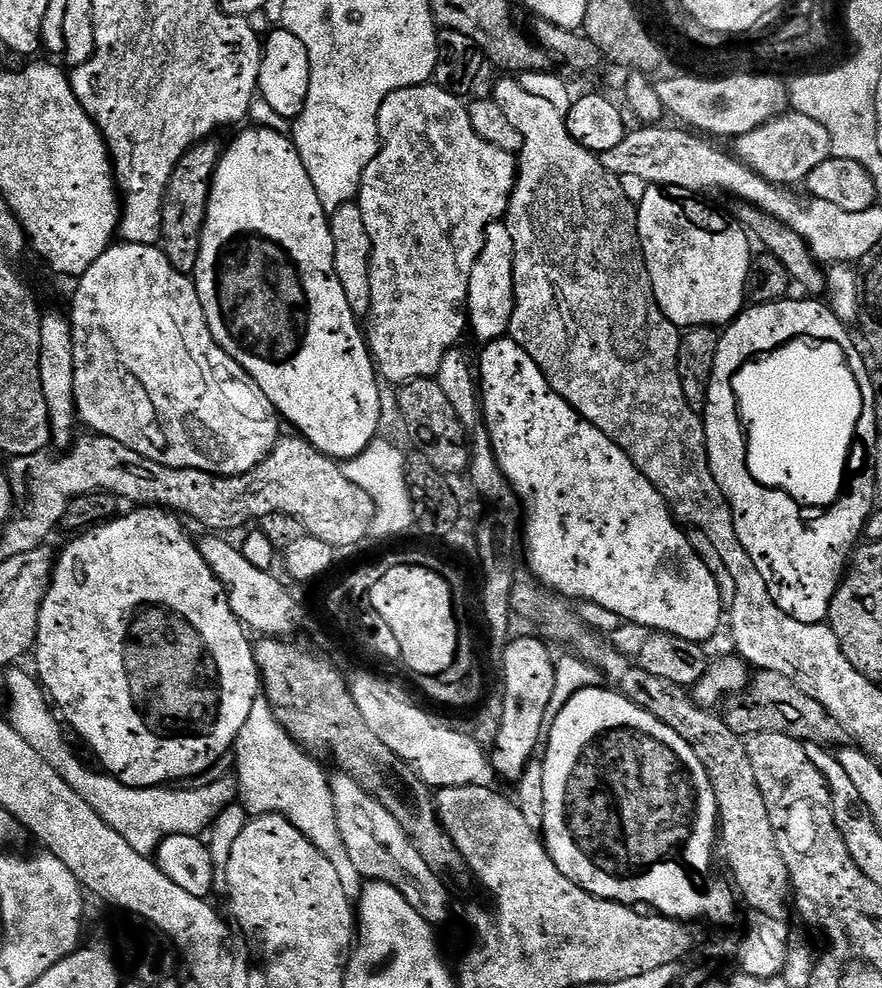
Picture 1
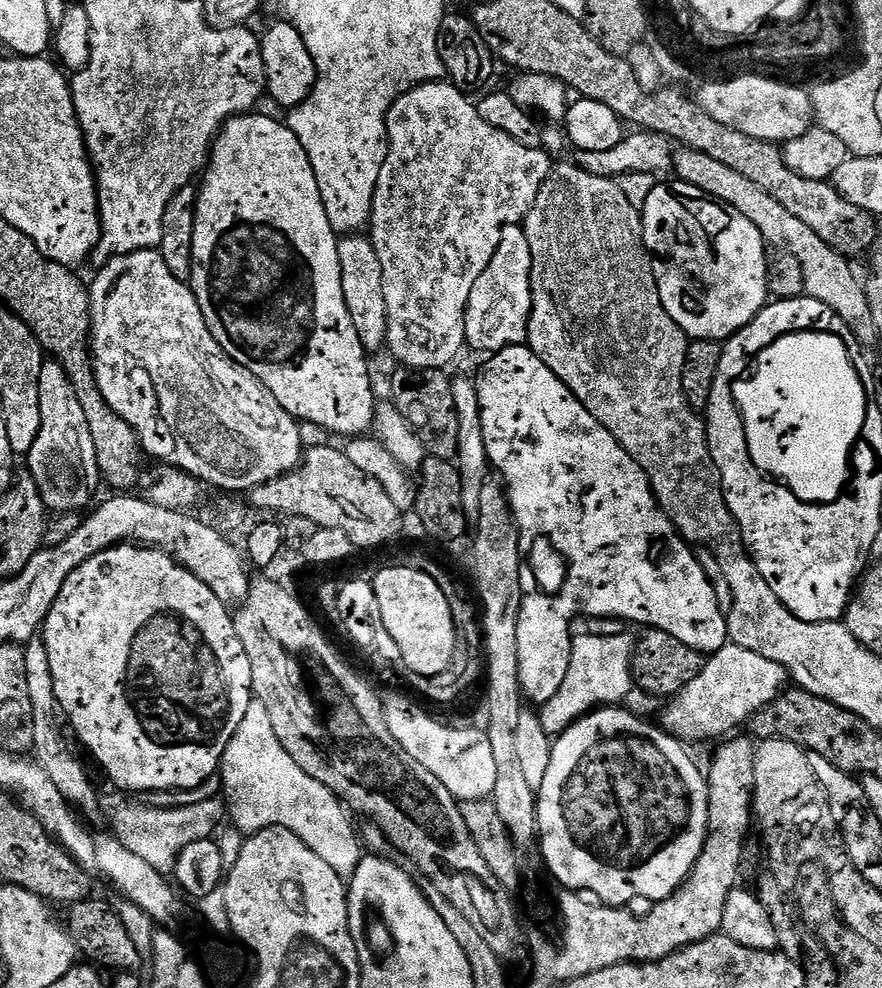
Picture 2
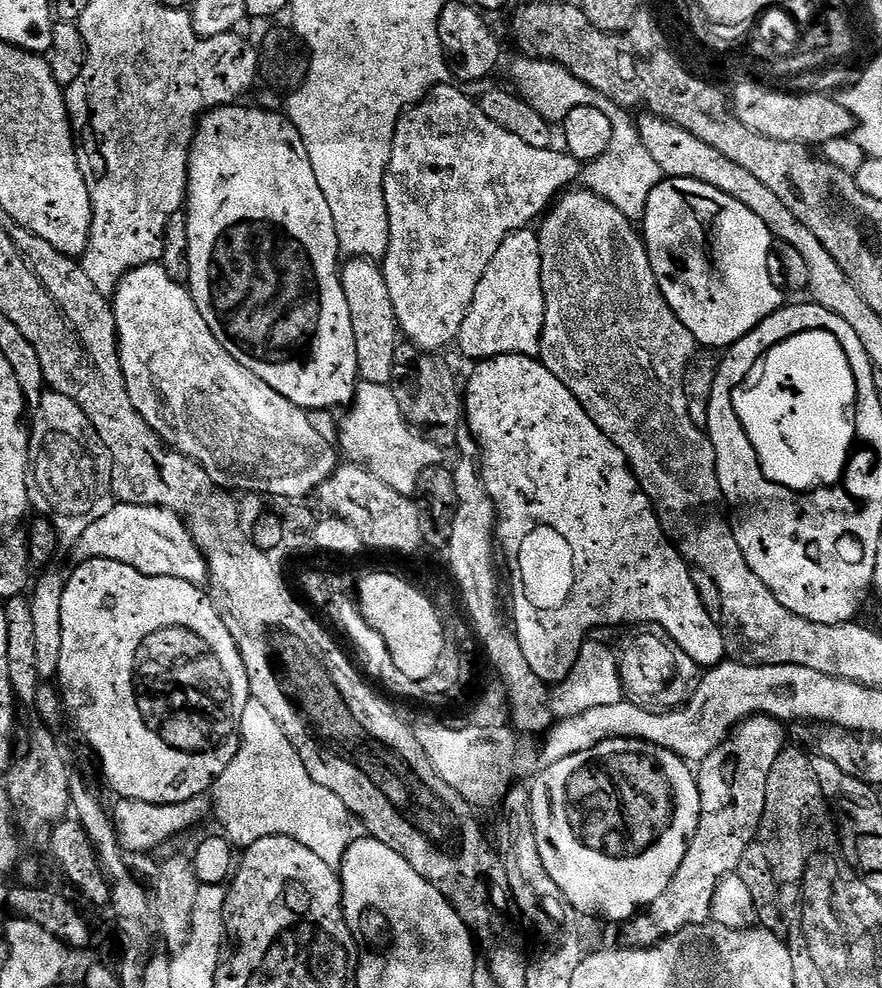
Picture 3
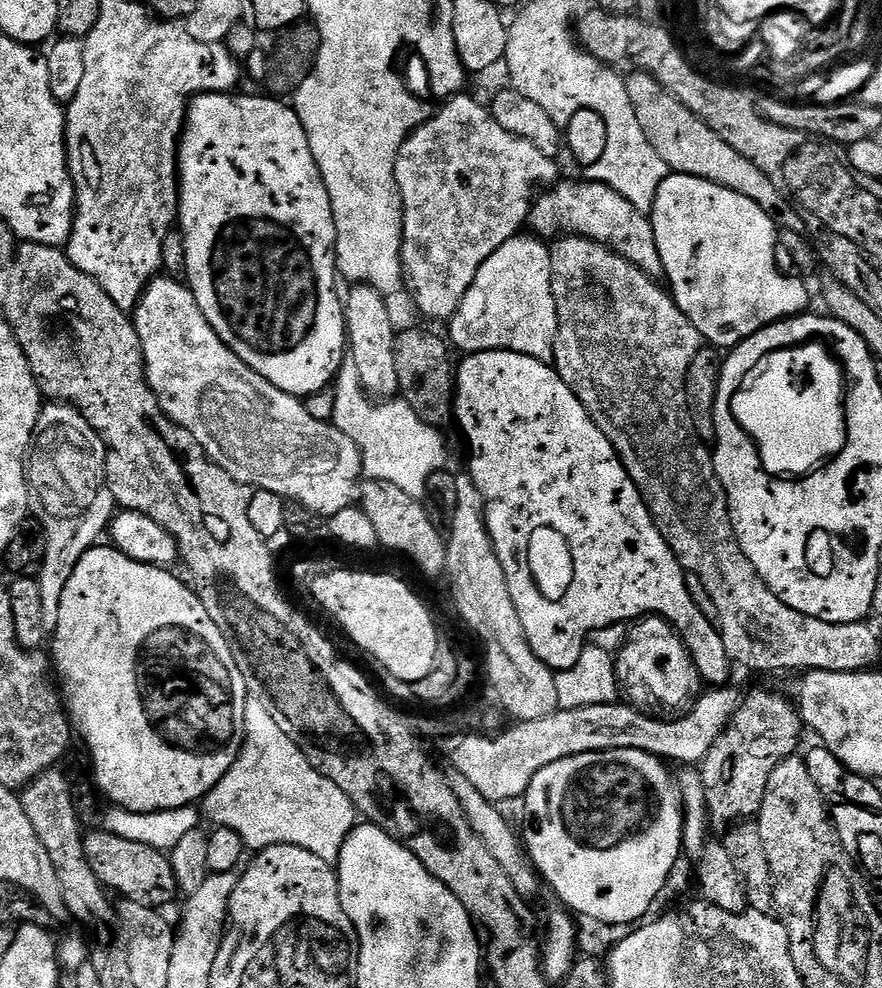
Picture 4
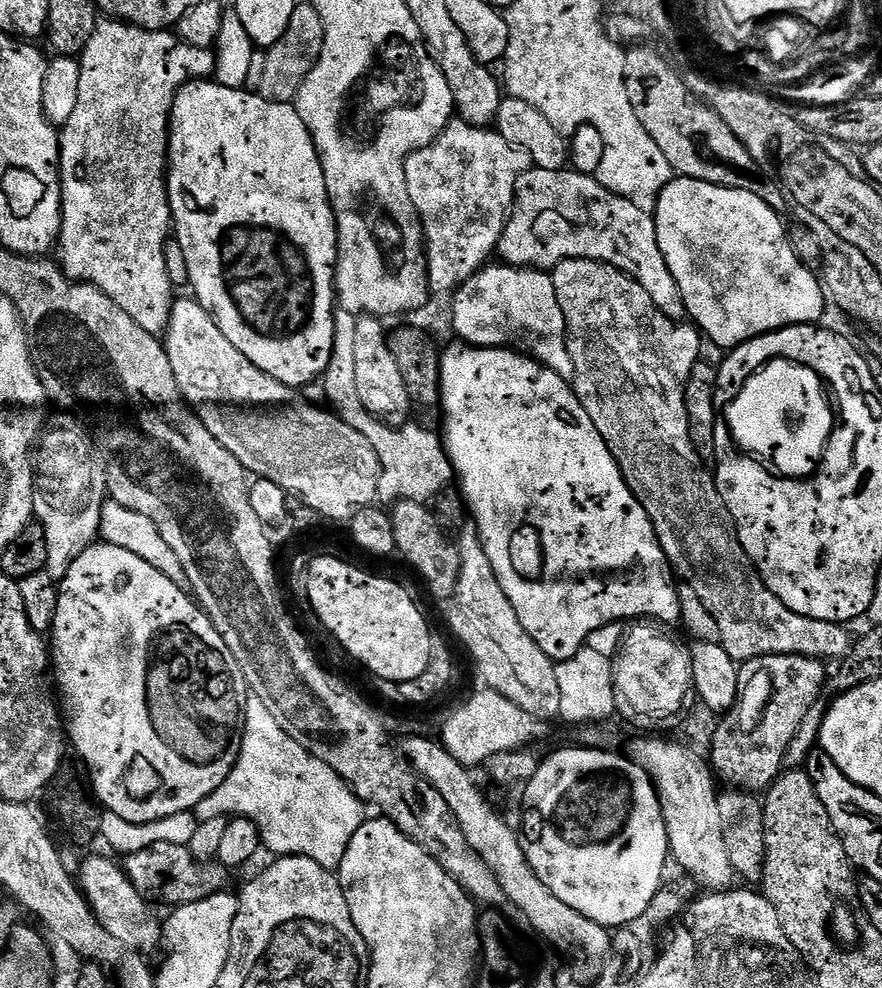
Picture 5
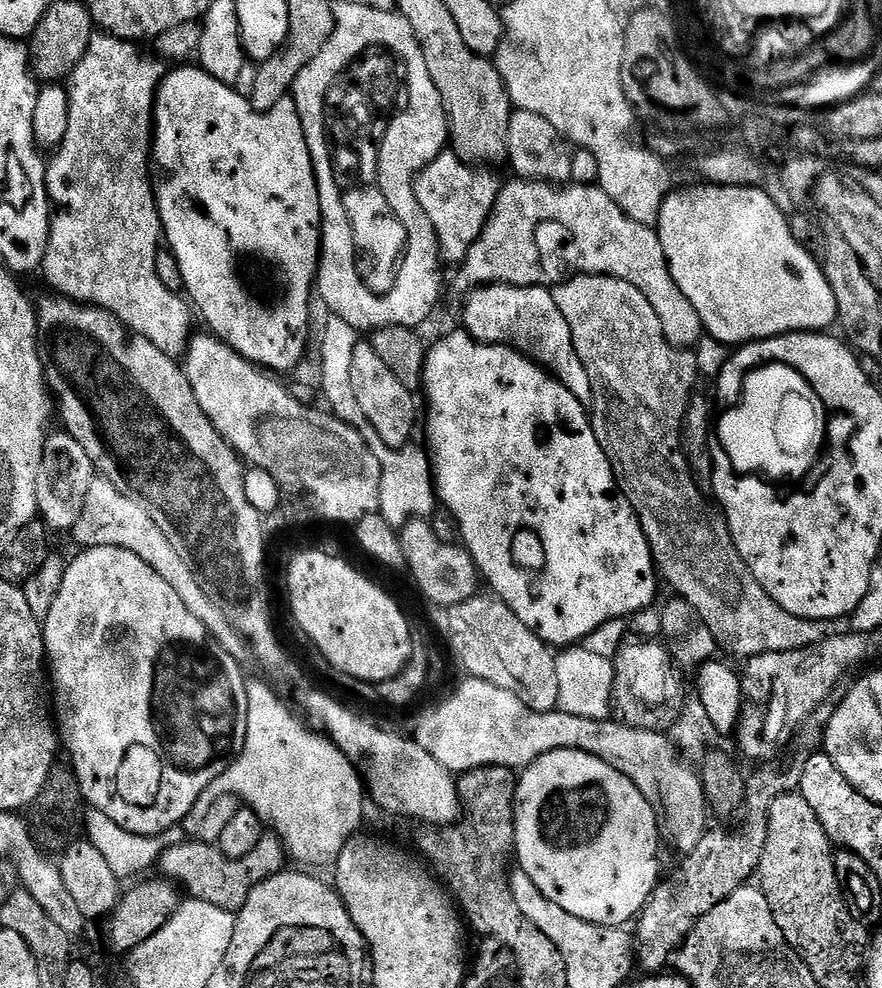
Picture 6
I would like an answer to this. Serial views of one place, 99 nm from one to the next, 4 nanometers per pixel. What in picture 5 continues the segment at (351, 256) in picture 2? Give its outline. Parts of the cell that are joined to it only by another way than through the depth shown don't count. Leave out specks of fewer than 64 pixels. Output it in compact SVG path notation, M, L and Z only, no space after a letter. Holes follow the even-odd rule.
M361 315L356 322L358 339L354 341L354 382L356 393L360 396L363 411L376 417L388 426L403 426L409 423L408 416L414 409L414 401L406 382L402 378L402 370L398 370L398 362L394 362L394 354L388 345L389 329L384 329L385 321L379 316Z

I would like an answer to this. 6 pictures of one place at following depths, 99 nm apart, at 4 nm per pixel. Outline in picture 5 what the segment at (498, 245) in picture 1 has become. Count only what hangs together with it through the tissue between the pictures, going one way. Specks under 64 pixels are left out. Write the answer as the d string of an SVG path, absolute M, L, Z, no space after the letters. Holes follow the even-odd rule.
M487 265L460 286L453 295L455 335L477 348L506 347L531 356L566 381L576 375L568 348L565 315L554 293L553 280L541 269Z

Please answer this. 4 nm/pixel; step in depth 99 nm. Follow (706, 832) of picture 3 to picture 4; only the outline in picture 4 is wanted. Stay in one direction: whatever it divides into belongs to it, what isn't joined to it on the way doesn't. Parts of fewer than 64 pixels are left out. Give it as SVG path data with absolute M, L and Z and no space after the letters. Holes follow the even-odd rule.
M752 692L745 700L743 697L739 701L736 713L732 715L732 719L728 721L708 755L704 757L700 777L706 790L708 819L713 829L724 830L737 822L755 817L766 794L766 782L770 782L770 774L774 774L774 766L778 766L778 762L782 762L788 756L797 755L796 747L800 744L802 721L797 705L789 697L788 700L776 692Z

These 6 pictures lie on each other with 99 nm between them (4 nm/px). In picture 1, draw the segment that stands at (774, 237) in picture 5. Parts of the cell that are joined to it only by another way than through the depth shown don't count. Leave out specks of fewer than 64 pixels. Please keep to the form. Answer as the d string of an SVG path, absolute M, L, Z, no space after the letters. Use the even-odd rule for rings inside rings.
M648 186L636 209L654 298L666 318L681 330L727 326L746 307L753 241L743 224L704 200L685 188Z

